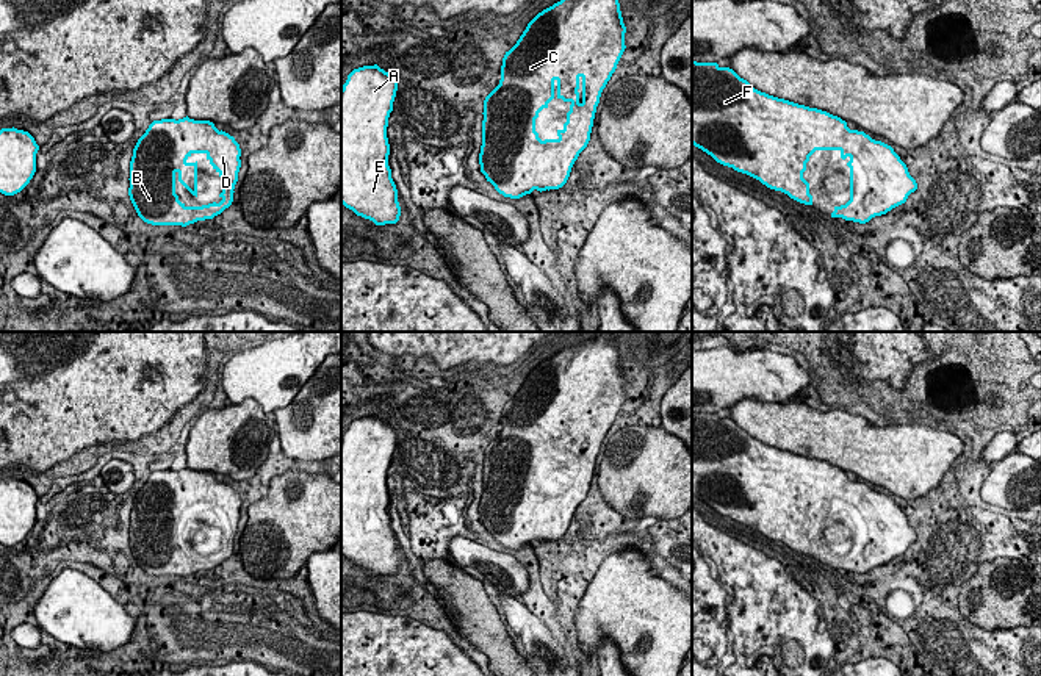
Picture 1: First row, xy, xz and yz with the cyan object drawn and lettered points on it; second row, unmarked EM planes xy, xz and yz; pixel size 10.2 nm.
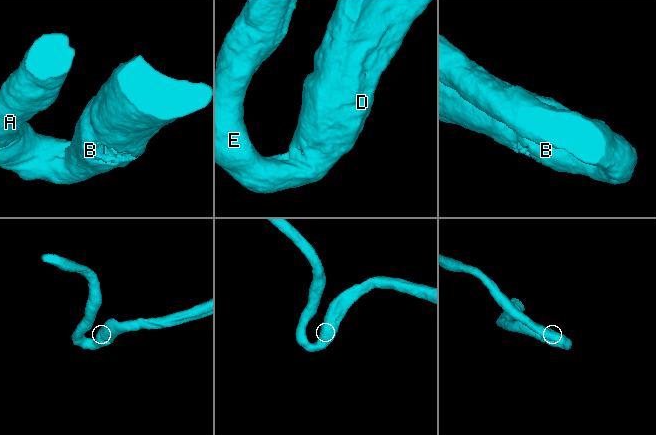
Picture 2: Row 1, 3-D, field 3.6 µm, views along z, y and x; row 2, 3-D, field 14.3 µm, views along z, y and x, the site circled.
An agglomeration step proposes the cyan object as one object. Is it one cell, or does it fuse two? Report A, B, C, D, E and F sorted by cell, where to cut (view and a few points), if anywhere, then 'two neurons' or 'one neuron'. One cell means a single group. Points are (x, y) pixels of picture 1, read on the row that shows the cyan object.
A B C D E F | no cut | one neuron

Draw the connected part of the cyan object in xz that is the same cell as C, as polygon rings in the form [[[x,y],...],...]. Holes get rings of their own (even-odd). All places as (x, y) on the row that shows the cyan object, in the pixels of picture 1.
[[[560,0],[539,13],[506,52],[499,84],[484,100],[481,172],[504,197],[562,188],[587,147],[600,97],[626,49],[618,0]],[[554,99],[570,102],[557,139],[539,138],[535,119]]]

